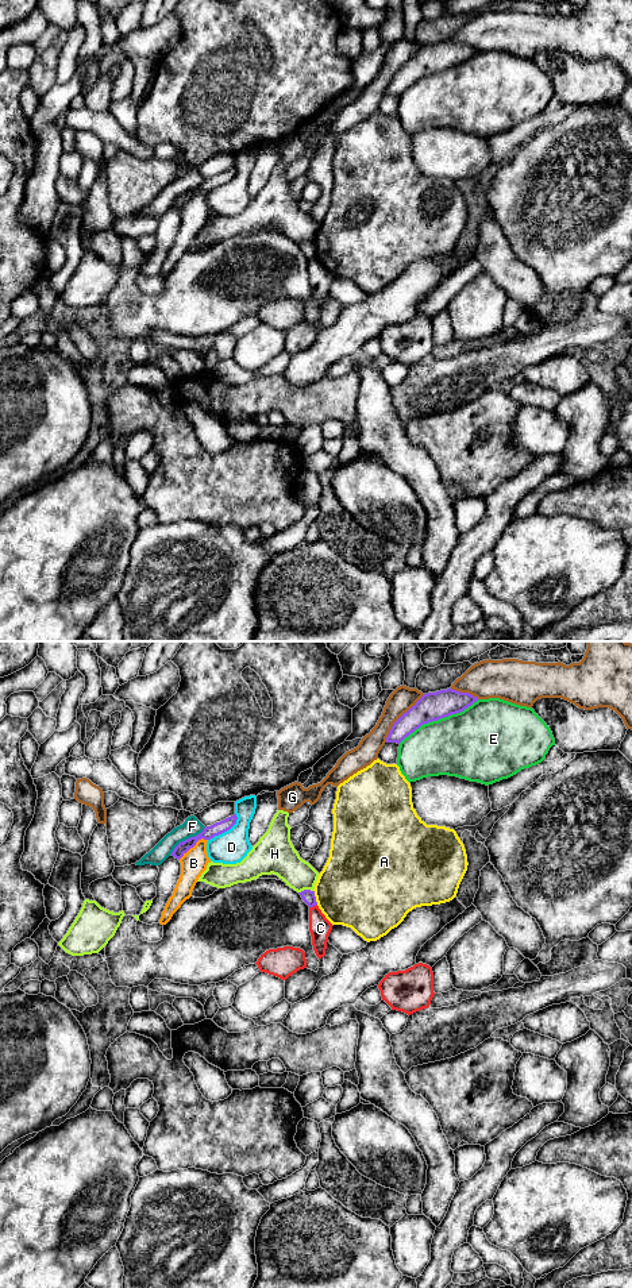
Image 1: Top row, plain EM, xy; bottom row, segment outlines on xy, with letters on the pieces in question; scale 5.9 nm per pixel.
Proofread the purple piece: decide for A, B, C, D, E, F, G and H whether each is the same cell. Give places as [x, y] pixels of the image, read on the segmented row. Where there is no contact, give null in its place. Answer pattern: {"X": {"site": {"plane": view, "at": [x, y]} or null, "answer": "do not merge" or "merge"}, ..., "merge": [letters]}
{"A": {"site": {"plane": "xy", "at": [315, 897]}, "answer": "do not merge"}, "B": {"site": {"plane": "xy", "at": [192, 847]}, "answer": "do not merge"}, "C": {"site": {"plane": "xy", "at": [312, 906]}, "answer": "do not merge"}, "D": {"site": {"plane": "xy", "at": [226, 830]}, "answer": "do not merge"}, "E": {"site": {"plane": "xy", "at": [438, 718]}, "answer": "do not merge"}, "F": {"site": {"plane": "xy", "at": [188, 839]}, "answer": "do not merge"}, "G": {"site": {"plane": "xy", "at": [400, 717]}, "answer": "do not merge"}, "H": {"site": {"plane": "xy", "at": [305, 890]}, "answer": "do not merge"}, "merge": []}

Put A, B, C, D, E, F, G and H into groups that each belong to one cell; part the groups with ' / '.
A / B / C / D / E / F / G / H

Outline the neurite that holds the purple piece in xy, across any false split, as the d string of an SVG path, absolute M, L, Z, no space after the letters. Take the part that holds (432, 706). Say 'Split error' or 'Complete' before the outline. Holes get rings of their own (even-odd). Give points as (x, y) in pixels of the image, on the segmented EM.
Complete. M452 689L424 694L393 724L386 743L400 744L421 725L460 713L477 701L477 697Z

